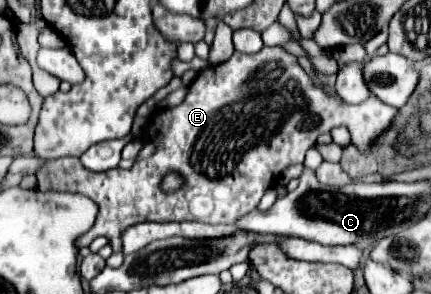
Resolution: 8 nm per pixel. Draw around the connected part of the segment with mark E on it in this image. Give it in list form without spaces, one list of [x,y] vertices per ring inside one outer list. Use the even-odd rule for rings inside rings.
[[[264,47],[262,51],[258,51],[258,53],[254,53],[254,55],[246,55],[246,53],[236,51],[226,63],[220,63],[220,65],[216,65],[216,67],[210,65],[210,67],[206,67],[204,71],[200,71],[198,77],[196,77],[196,79],[192,81],[192,85],[190,85],[190,95],[188,95],[180,105],[170,107],[170,109],[164,109],[162,117],[156,115],[156,121],[154,121],[154,123],[148,123],[144,135],[156,145],[156,151],[146,159],[146,163],[134,163],[134,167],[128,169],[128,171],[116,167],[108,171],[102,171],[102,173],[94,173],[94,171],[88,171],[88,169],[80,163],[80,159],[76,159],[76,157],[54,159],[54,161],[48,161],[48,165],[42,165],[40,171],[36,173],[36,175],[38,175],[38,189],[40,189],[40,191],[70,191],[70,193],[82,193],[82,195],[90,197],[90,199],[98,205],[98,217],[96,217],[96,223],[92,225],[92,229],[86,231],[82,237],[78,237],[76,245],[78,245],[78,247],[88,247],[96,237],[104,235],[104,237],[108,237],[108,241],[110,241],[110,245],[114,247],[114,251],[120,251],[120,249],[122,249],[122,239],[120,239],[120,235],[122,235],[124,229],[132,227],[134,223],[142,223],[142,221],[160,221],[160,223],[162,223],[162,221],[232,223],[232,221],[236,221],[236,217],[242,217],[244,213],[248,213],[248,211],[252,211],[252,209],[258,207],[258,203],[260,203],[264,191],[266,191],[268,187],[272,187],[274,181],[280,179],[280,175],[282,175],[282,171],[284,171],[286,167],[296,165],[296,163],[304,163],[306,151],[316,143],[316,137],[318,137],[320,133],[326,133],[326,131],[330,131],[330,129],[334,129],[334,127],[340,127],[340,125],[348,127],[348,131],[350,131],[350,135],[352,135],[352,143],[358,147],[358,151],[360,151],[362,155],[368,155],[370,149],[372,149],[372,145],[376,143],[376,139],[378,139],[380,135],[384,135],[384,133],[392,127],[392,123],[394,123],[394,119],[396,119],[396,113],[398,113],[396,107],[382,103],[376,95],[370,95],[364,103],[358,103],[358,105],[350,105],[350,103],[344,103],[344,101],[336,99],[334,95],[330,95],[330,93],[326,93],[324,89],[320,89],[318,85],[314,85],[314,81],[310,79],[310,75],[300,67],[298,59],[296,59],[294,55],[290,55],[290,53],[286,53],[286,51],[280,49],[280,47]],[[158,121],[164,123],[164,133],[158,129]],[[168,171],[178,171],[178,173],[186,179],[186,185],[184,185],[184,189],[180,189],[180,193],[166,195],[166,193],[160,191],[160,187],[158,187],[158,185],[160,185],[160,179],[162,179],[164,173],[168,173]]]

